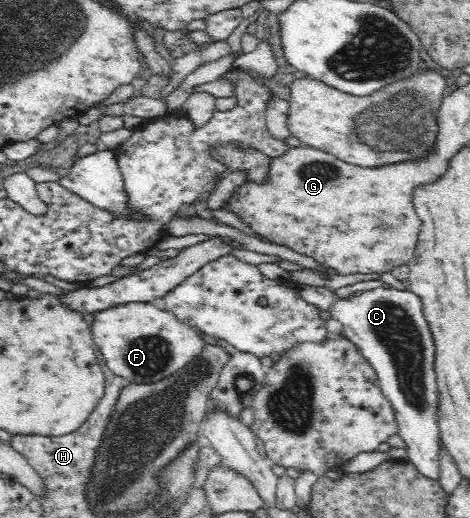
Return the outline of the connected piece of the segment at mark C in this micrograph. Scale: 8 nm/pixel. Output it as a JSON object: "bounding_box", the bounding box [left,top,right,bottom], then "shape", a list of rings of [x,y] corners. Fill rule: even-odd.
{"bounding_box":[301,283,439,480],"shape":[[[391,283],[381,284],[379,289],[363,293],[357,297],[353,305],[351,299],[339,299],[331,290],[325,287],[301,286],[301,295],[305,301],[314,303],[319,311],[328,310],[333,318],[341,323],[351,323],[347,329],[347,339],[361,343],[357,345],[357,352],[364,358],[367,365],[371,365],[377,386],[381,394],[387,398],[393,418],[397,424],[397,435],[405,441],[407,457],[413,465],[427,477],[437,480],[437,459],[439,459],[439,428],[437,428],[437,382],[435,381],[435,344],[431,338],[429,324],[423,315],[421,299],[411,291],[399,291],[399,286]],[[391,285],[391,287],[385,287]],[[343,303],[351,303],[343,305]]]}

